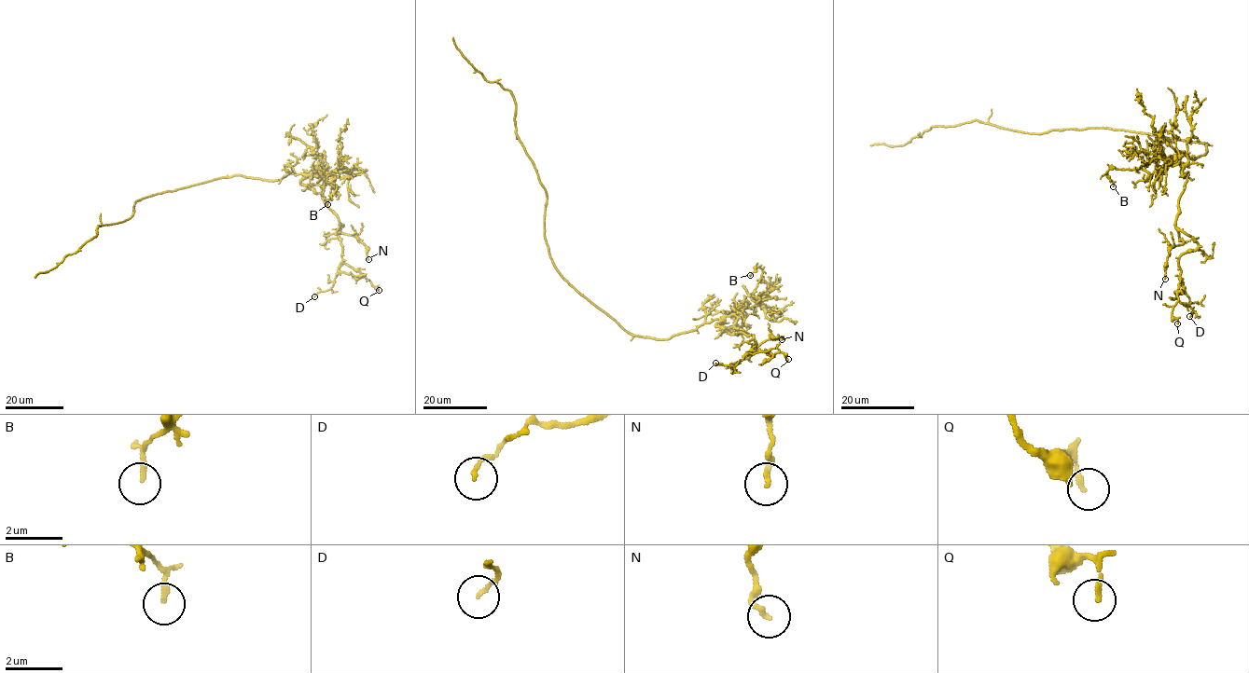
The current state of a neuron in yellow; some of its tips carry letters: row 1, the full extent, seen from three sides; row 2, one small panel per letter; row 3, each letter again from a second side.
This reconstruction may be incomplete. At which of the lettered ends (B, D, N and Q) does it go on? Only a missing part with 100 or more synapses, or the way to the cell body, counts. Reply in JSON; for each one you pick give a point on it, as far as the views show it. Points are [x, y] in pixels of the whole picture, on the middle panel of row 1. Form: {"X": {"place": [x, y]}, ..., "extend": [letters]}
{"extend": []}

